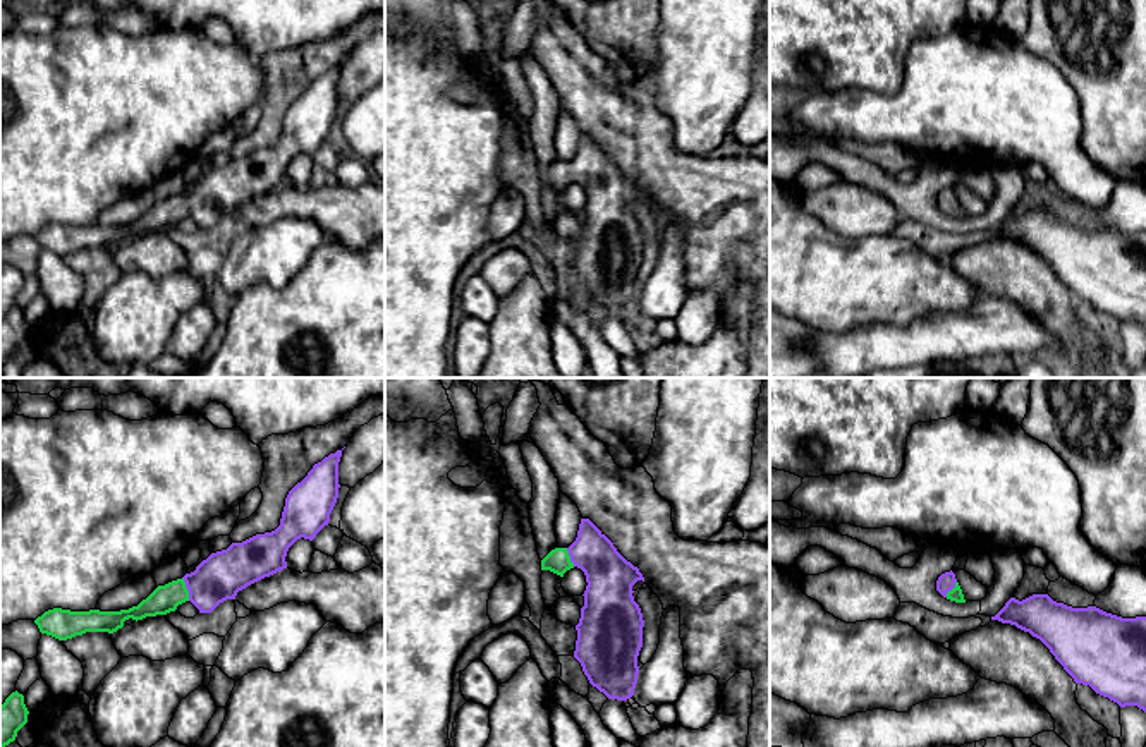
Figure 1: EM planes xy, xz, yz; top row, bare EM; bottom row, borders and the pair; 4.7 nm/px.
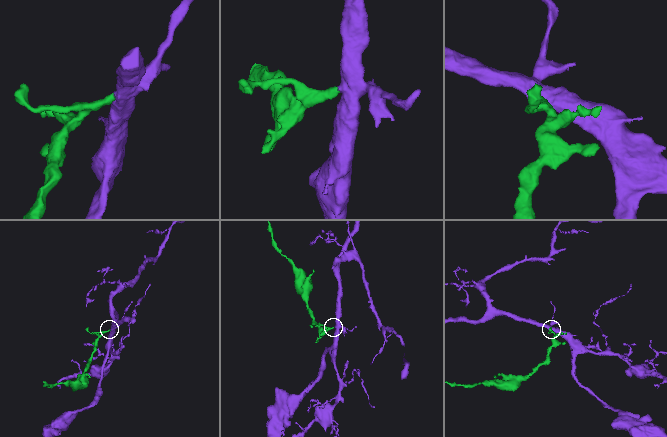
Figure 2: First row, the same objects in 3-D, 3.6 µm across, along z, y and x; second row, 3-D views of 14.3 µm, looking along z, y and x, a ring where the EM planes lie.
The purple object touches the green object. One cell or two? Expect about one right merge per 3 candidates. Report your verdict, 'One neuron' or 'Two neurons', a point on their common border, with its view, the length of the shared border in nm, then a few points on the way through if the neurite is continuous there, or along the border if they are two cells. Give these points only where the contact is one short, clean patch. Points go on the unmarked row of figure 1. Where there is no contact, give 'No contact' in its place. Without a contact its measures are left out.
One neuron. Touches purple at xy (188, 205). Shared border 120 nm. Path across: xy (219, 193), (205, 203), (188, 205), (165, 213)

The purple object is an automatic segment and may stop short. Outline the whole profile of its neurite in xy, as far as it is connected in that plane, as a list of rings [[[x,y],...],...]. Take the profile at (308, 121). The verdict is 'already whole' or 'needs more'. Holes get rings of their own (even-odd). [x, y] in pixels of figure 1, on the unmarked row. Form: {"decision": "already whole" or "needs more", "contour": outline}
{"decision": "needs more", "contour": [[[342,65],[314,79],[285,113],[280,141],[227,165],[211,168],[194,187],[158,201],[137,222],[120,227],[70,227],[53,223],[34,235],[41,249],[67,256],[86,247],[113,249],[124,237],[167,230],[191,216],[199,228],[211,228],[220,218],[235,215],[247,201],[287,184],[287,167],[301,153],[313,156],[328,141],[338,113],[338,77]]]}

